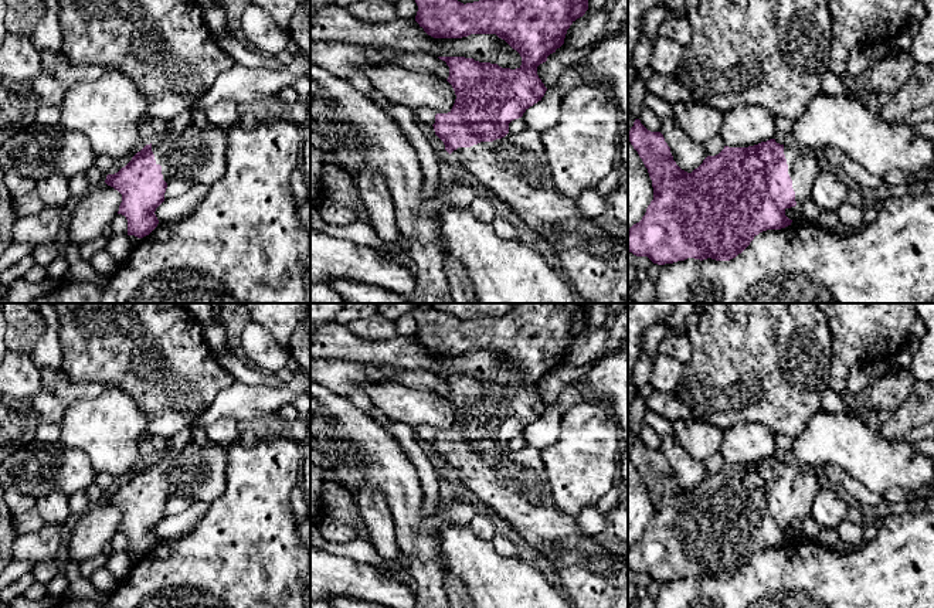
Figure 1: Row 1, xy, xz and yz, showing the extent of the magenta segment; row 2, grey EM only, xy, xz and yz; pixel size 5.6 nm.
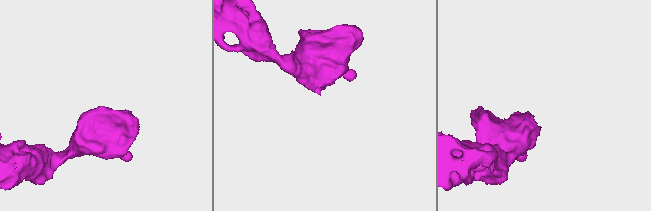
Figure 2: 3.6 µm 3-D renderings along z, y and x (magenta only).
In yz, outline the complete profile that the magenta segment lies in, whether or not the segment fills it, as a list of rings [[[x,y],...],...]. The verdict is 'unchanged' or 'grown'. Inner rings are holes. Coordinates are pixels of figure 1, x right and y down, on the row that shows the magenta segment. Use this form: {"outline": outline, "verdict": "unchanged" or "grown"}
{"outline": [[[639,119],[628,132],[628,140],[638,152],[653,187],[653,200],[645,215],[628,230],[628,251],[636,257],[648,257],[653,264],[665,265],[687,258],[730,261],[741,254],[750,242],[763,231],[781,230],[791,225],[792,220],[785,210],[811,198],[812,183],[819,174],[819,164],[814,152],[798,147],[788,140],[780,145],[775,139],[748,147],[728,147],[707,156],[692,173],[682,170],[670,153],[660,132],[648,130]]], "verdict": "grown"}

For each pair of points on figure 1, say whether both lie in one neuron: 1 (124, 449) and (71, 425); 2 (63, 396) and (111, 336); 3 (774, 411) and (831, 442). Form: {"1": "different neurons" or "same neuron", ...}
{"1": "same neuron", "2": "different neurons", "3": "different neurons"}

